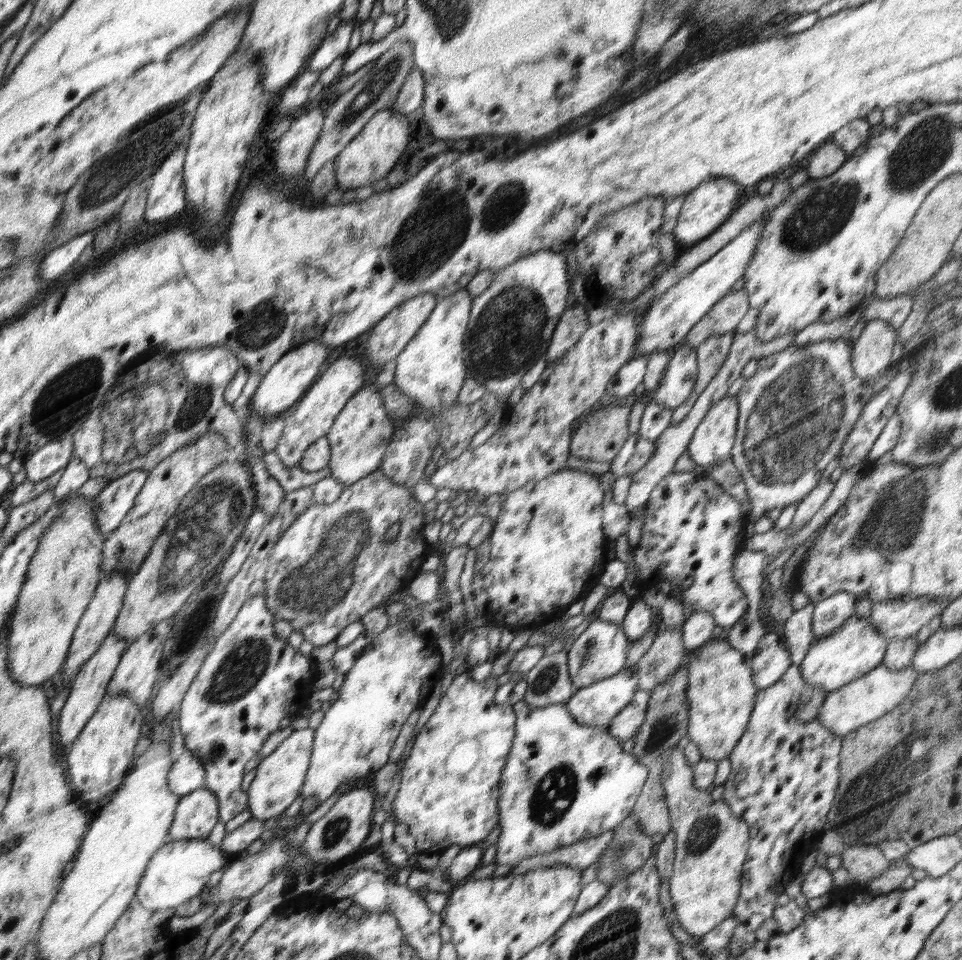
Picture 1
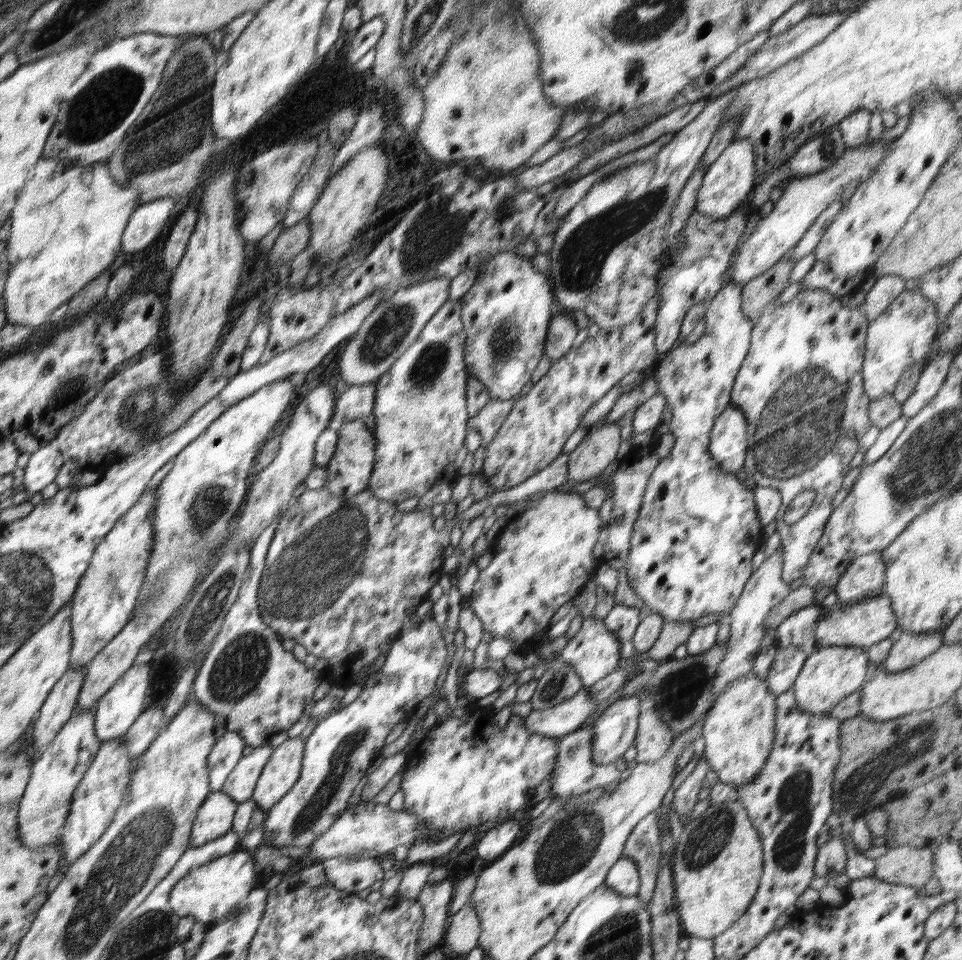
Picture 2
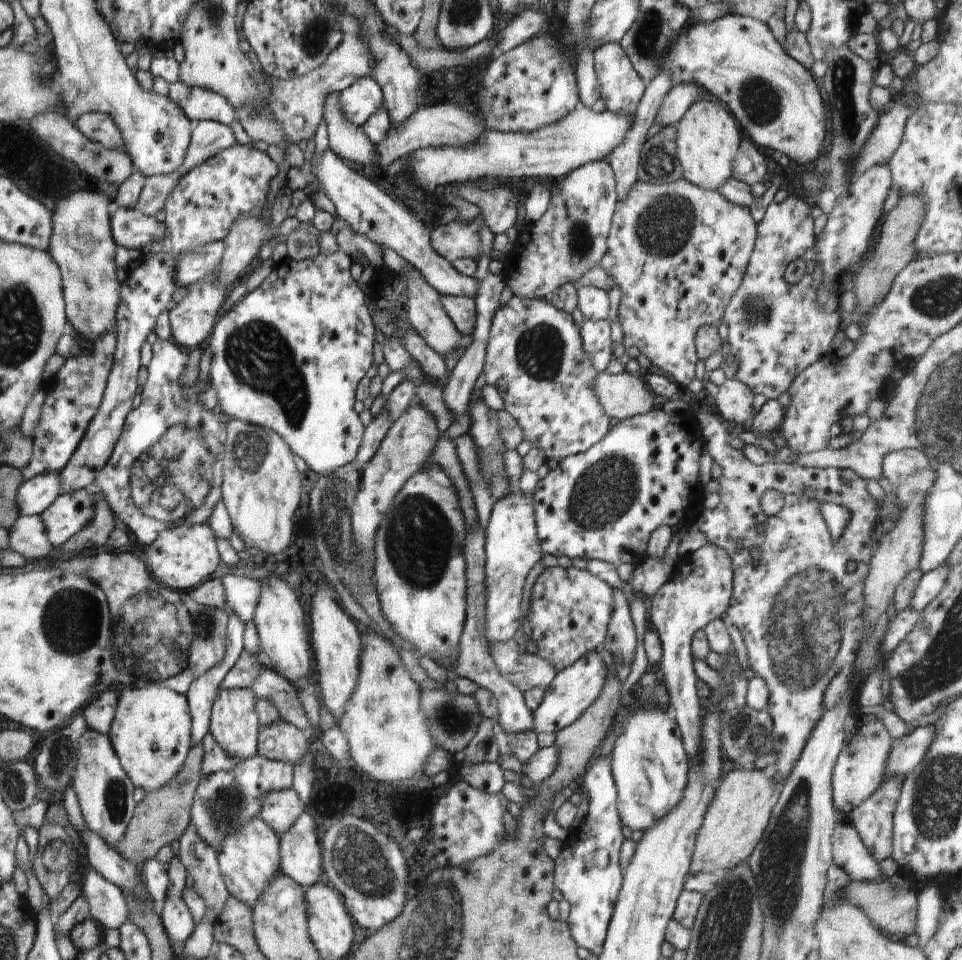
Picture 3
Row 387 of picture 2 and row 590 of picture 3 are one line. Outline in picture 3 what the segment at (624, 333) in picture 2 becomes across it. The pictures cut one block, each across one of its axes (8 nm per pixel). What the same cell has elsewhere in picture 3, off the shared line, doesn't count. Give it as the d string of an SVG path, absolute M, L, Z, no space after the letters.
M546 567L536 579L530 597L530 638L536 642L536 656L548 660L556 672L564 670L582 658L587 652L600 649L606 638L608 622L612 620L614 612L614 590L598 576L593 576L586 569L575 567Z

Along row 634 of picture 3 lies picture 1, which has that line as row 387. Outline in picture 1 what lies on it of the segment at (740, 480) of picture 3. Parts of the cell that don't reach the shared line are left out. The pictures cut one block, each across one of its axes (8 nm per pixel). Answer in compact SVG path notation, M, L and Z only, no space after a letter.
M848 335L830 341L818 341L816 343L808 343L803 347L787 347L784 351L777 352L768 357L761 357L758 359L756 373L747 378L740 388L740 391L735 396L739 404L739 415L737 418L737 431L735 432L735 441L731 454L734 460L734 465L740 471L740 476L743 477L744 484L747 485L747 495L750 496L751 512L747 515L747 521L755 523L761 516L767 514L773 508L785 508L789 504L798 504L801 500L818 484L821 482L821 472L826 468L832 460L840 456L840 449L844 444L845 436L854 428L860 413L863 412L864 405L875 395L877 387L865 385L863 381L857 378L854 374L851 365L851 352L853 343Z

